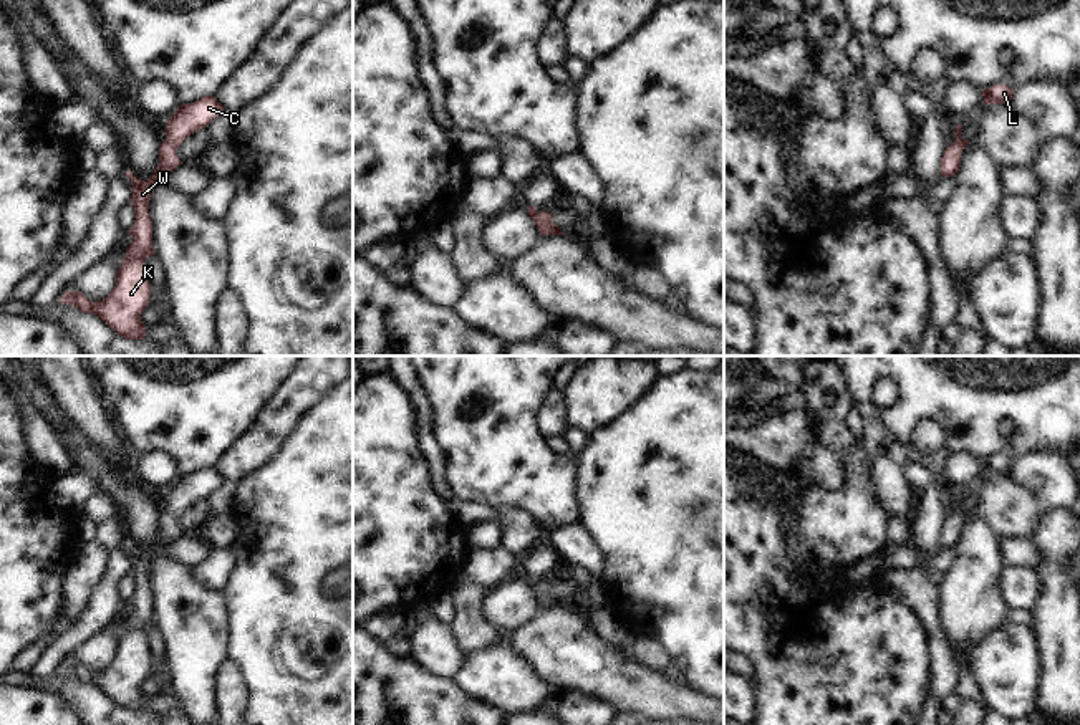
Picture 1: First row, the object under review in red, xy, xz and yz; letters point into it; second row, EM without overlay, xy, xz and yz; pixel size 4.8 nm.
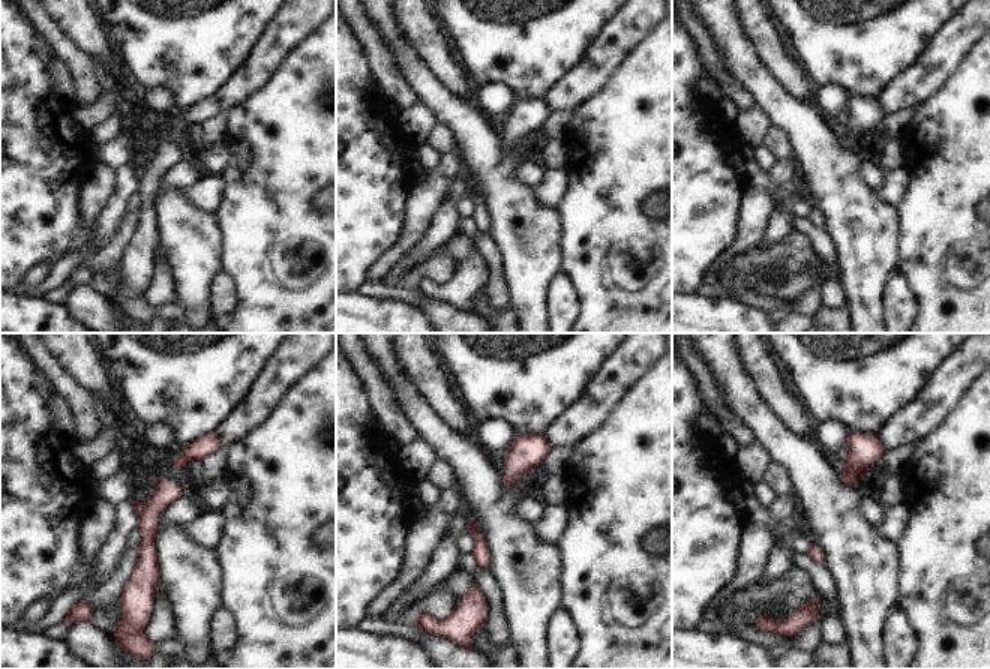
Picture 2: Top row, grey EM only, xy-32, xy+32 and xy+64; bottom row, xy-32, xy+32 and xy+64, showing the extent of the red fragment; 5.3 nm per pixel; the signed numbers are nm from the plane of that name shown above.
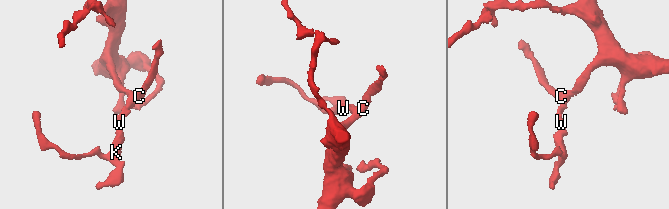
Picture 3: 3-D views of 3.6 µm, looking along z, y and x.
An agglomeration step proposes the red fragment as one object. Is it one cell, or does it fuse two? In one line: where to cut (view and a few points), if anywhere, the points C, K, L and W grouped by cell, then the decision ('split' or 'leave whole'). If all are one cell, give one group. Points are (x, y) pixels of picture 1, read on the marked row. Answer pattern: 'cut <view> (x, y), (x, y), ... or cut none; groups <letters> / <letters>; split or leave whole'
cut none; groups C K L W; leave whole

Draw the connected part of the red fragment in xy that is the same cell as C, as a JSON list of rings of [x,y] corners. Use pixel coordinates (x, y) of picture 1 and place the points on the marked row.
[[[204,96],[195,103],[181,104],[166,124],[166,141],[159,146],[159,164],[151,179],[141,180],[131,170],[126,177],[133,182],[131,202],[136,220],[129,230],[131,245],[116,275],[116,286],[101,301],[89,301],[81,291],[65,291],[60,298],[83,313],[91,313],[103,319],[119,336],[126,339],[144,339],[146,326],[141,313],[149,305],[151,285],[146,273],[146,258],[154,255],[152,220],[149,217],[151,187],[161,175],[181,166],[176,154],[186,137],[194,134],[222,113],[224,106],[215,96]]]

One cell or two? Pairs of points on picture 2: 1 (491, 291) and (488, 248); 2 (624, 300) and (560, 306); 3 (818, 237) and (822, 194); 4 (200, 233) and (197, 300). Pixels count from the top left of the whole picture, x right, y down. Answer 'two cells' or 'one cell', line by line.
1: one cell
2: two cells
3: two cells
4: one cell

